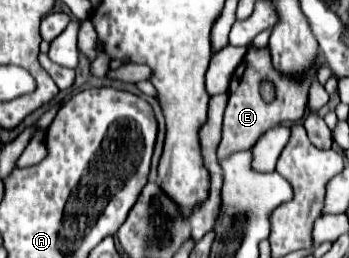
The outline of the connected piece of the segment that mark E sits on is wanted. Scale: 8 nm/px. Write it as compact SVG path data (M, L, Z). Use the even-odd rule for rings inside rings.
M250 43L248 51L244 55L244 61L238 65L238 69L234 71L232 81L230 81L228 105L226 105L226 111L224 111L224 127L222 127L222 141L220 141L220 147L218 147L218 157L230 157L232 153L252 149L254 143L258 141L258 137L274 125L280 125L280 123L286 123L286 121L288 123L300 121L306 113L310 85L312 85L316 69L320 65L322 65L322 61L318 59L306 73L302 73L298 77L284 75L272 65L272 57L270 57L268 47L256 49ZM264 79L268 79L276 85L276 99L272 103L266 103L260 97L260 81L264 81Z

